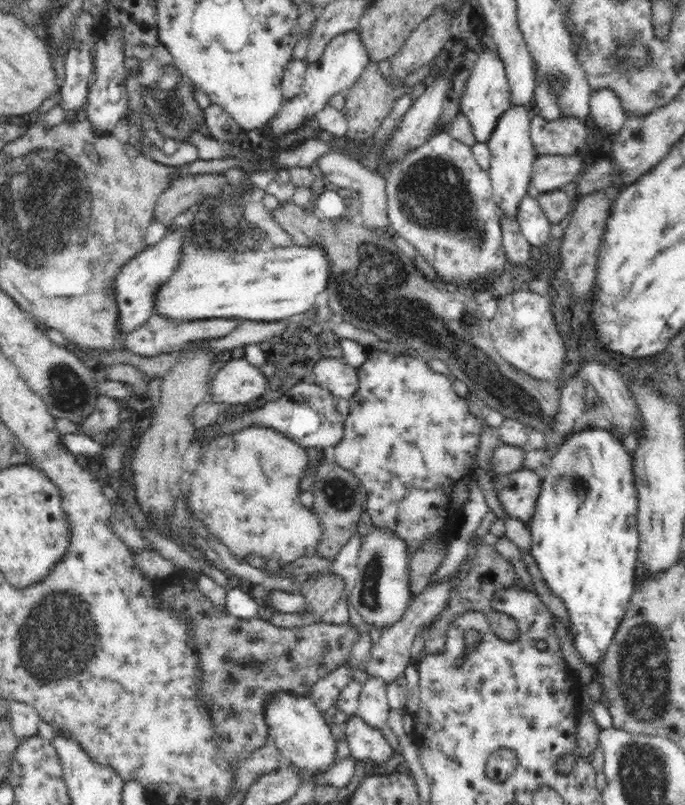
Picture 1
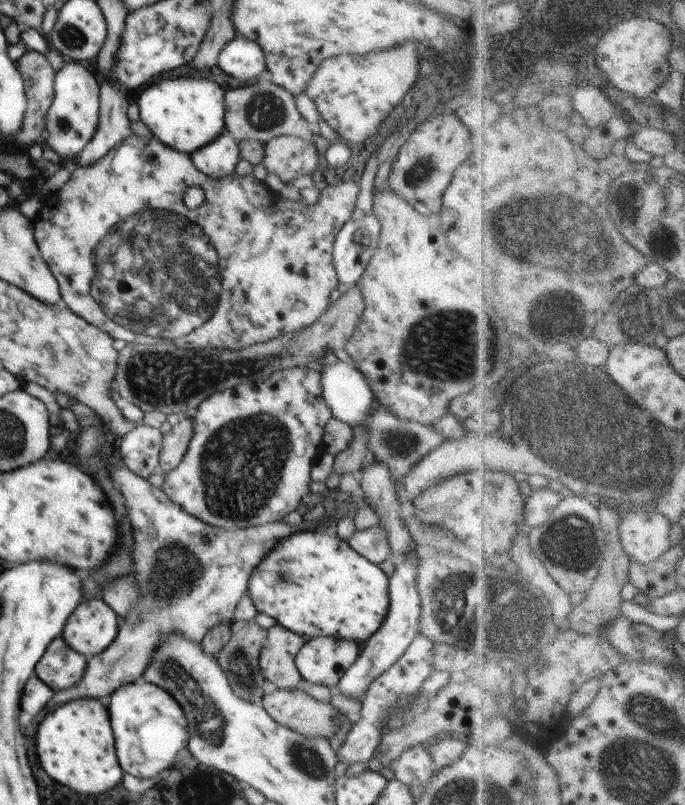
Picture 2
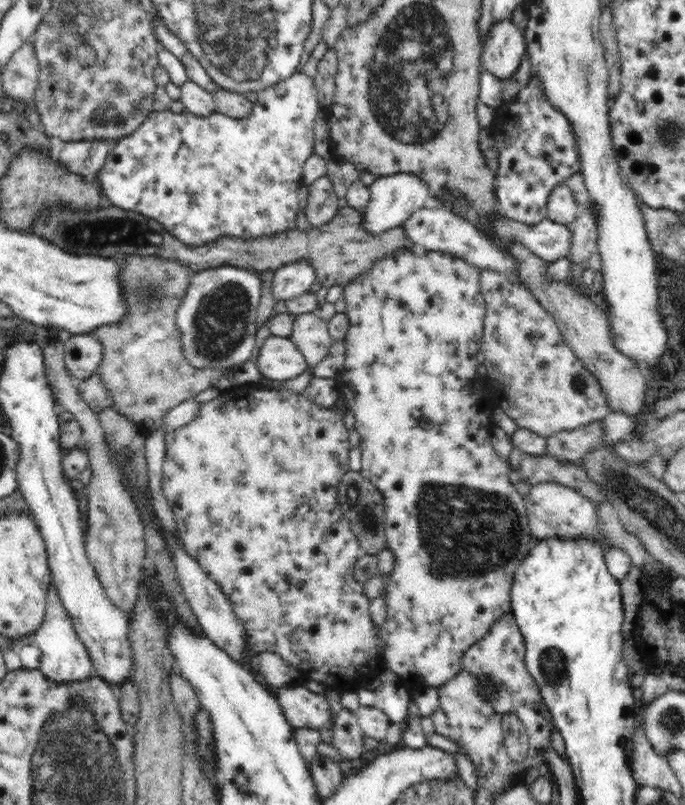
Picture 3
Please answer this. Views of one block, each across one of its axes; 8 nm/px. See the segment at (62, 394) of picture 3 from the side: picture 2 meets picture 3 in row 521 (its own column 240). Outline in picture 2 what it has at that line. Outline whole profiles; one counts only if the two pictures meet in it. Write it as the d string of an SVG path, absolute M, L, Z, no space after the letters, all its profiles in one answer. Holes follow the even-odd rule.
M262 80L250 86L225 92L225 130L236 141L256 140L262 144L272 138L289 135L313 142L314 129L297 110L295 97L270 80Z

